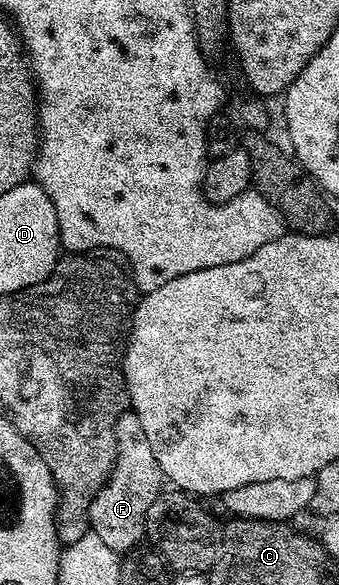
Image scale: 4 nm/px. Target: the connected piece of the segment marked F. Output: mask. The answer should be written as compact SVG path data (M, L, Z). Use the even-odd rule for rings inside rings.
M132 410L123 411L116 426L116 461L110 477L90 505L88 525L91 534L97 535L109 549L118 553L139 548L146 535L146 513L150 513L150 505L154 505L162 493L163 487L160 486L165 483L158 457L154 457L154 449L150 449L150 440L142 429L142 421L138 421Z

